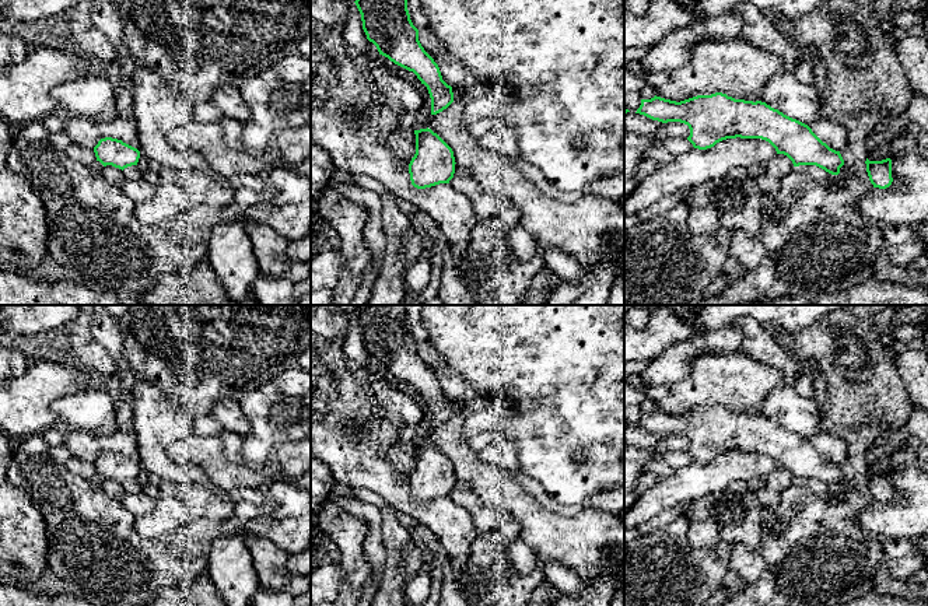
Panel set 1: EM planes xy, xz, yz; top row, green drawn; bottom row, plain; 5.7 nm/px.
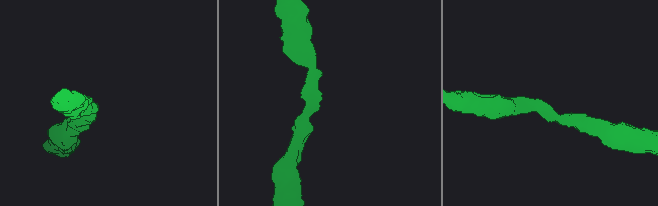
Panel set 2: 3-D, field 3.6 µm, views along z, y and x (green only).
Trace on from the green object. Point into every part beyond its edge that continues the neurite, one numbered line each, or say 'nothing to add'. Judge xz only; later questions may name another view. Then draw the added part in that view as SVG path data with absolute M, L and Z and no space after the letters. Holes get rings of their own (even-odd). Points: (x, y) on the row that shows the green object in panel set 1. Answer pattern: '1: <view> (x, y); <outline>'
nothing to add

